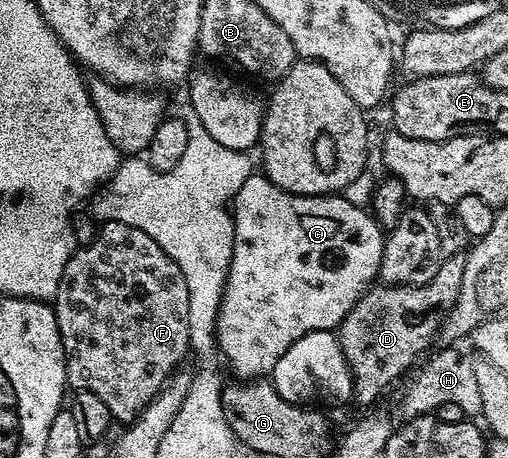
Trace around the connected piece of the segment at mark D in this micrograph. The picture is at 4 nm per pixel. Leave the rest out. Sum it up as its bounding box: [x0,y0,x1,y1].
[336,256,465,405]

